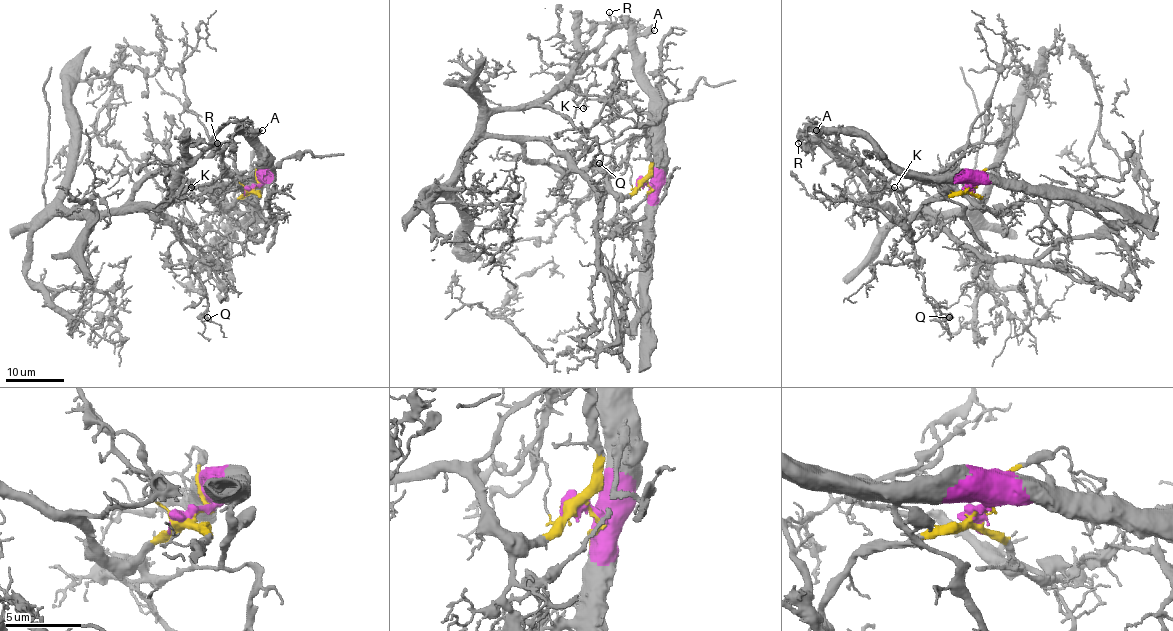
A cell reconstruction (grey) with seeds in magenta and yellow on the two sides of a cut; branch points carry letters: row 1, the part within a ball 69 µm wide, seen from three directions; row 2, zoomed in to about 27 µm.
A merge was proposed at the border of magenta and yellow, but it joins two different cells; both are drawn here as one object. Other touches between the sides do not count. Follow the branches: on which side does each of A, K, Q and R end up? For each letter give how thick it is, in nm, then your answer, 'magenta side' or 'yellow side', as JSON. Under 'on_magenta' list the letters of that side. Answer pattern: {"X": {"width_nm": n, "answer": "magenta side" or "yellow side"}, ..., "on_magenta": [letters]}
{"A": {"width_nm": 360, "answer": "magenta side"}, "K": {"width_nm": 340, "answer": "magenta side"}, "Q": {"width_nm": 140, "answer": "yellow side"}, "R": {"width_nm": 110, "answer": "magenta side"}, "on_magenta": ["A", "K", "R"]}

